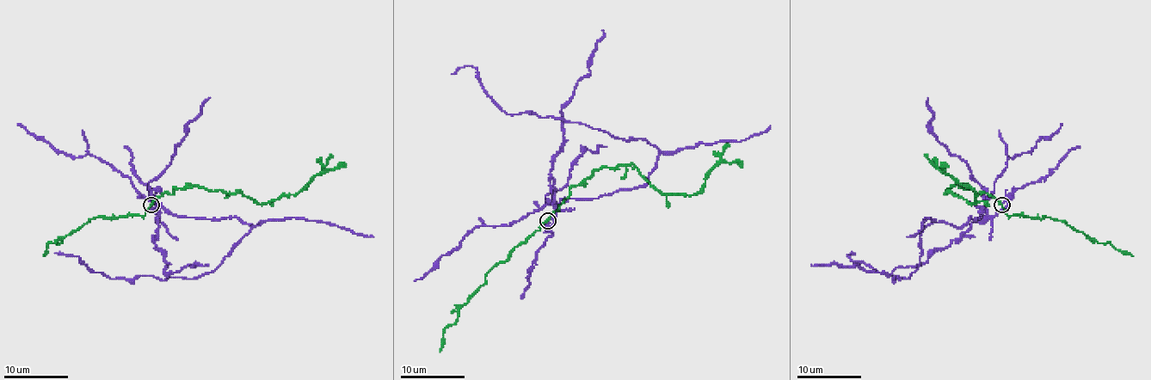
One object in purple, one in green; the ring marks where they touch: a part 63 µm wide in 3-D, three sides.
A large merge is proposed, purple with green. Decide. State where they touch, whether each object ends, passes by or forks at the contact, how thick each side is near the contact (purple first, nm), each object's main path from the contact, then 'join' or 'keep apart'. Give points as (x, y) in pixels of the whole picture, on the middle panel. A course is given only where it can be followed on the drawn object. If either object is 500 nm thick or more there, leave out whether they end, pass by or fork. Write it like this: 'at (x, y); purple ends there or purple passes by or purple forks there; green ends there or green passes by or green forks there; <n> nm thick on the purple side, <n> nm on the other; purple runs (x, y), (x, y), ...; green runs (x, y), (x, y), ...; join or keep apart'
at (548, 220); purple ends there; green passes by; 160 nm thick on the purple side, 160 nm on the other; purple runs (548, 221), (561, 199), (645, 184), (658, 150), (551, 116), (506, 114), (474, 67), (451, 74); green runs (548, 221), (571, 188), (603, 168), (632, 164), (661, 192), (693, 195), (702, 188), (705, 175), (726, 143); keep apart

